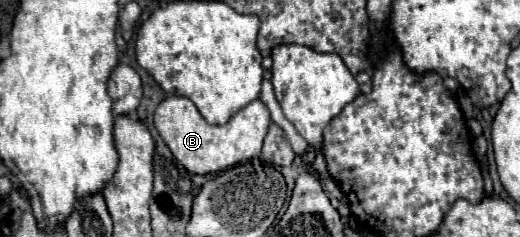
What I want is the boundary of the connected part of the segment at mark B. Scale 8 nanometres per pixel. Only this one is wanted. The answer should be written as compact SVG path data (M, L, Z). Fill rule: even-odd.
M168 96L154 112L154 128L174 158L192 174L210 174L259 157L270 126L270 112L262 100L238 110L226 124L208 124L198 108L184 96Z

